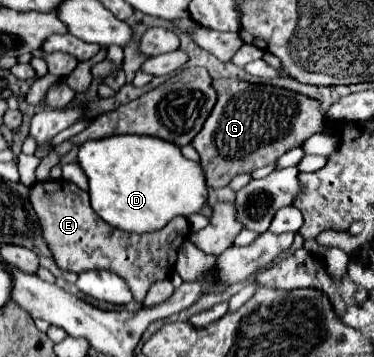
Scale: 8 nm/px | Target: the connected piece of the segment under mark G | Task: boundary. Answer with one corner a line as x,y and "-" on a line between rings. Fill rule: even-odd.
217,79
213,87
219,95
217,105
193,139
207,187
225,187
239,173
251,173
253,169
273,165
283,153
301,147
305,139
319,133
321,125
329,125
317,99
283,87
241,79

